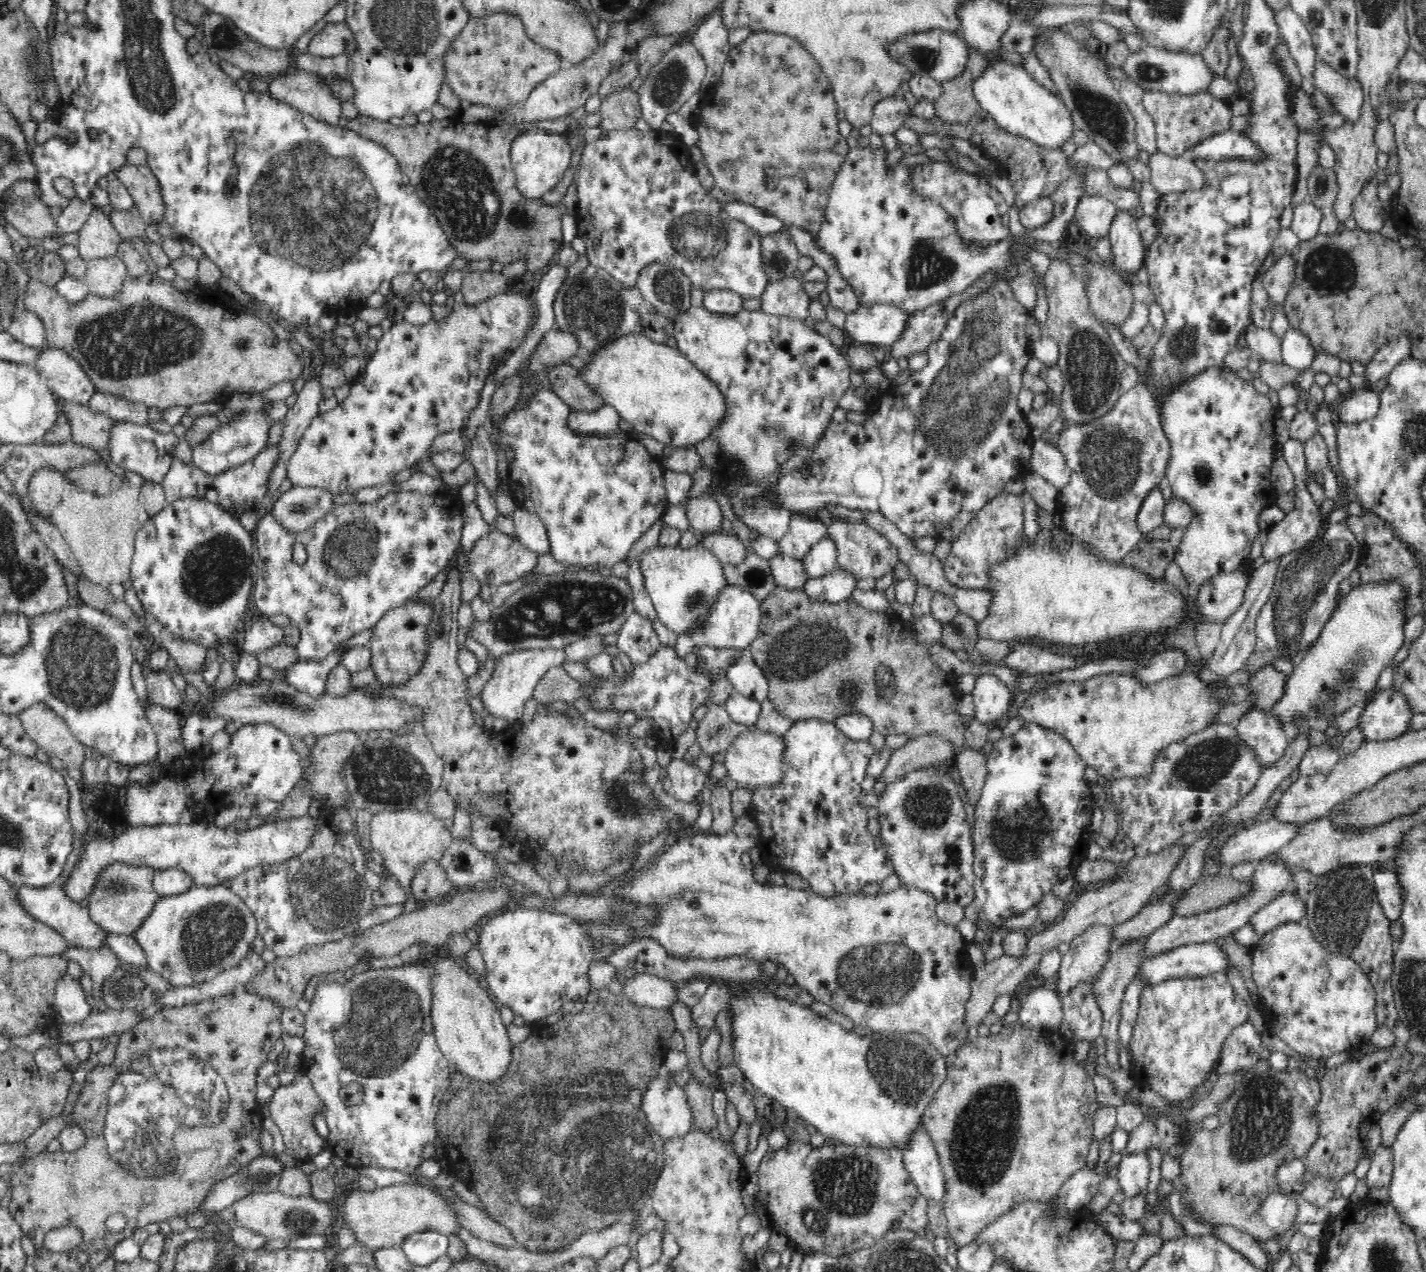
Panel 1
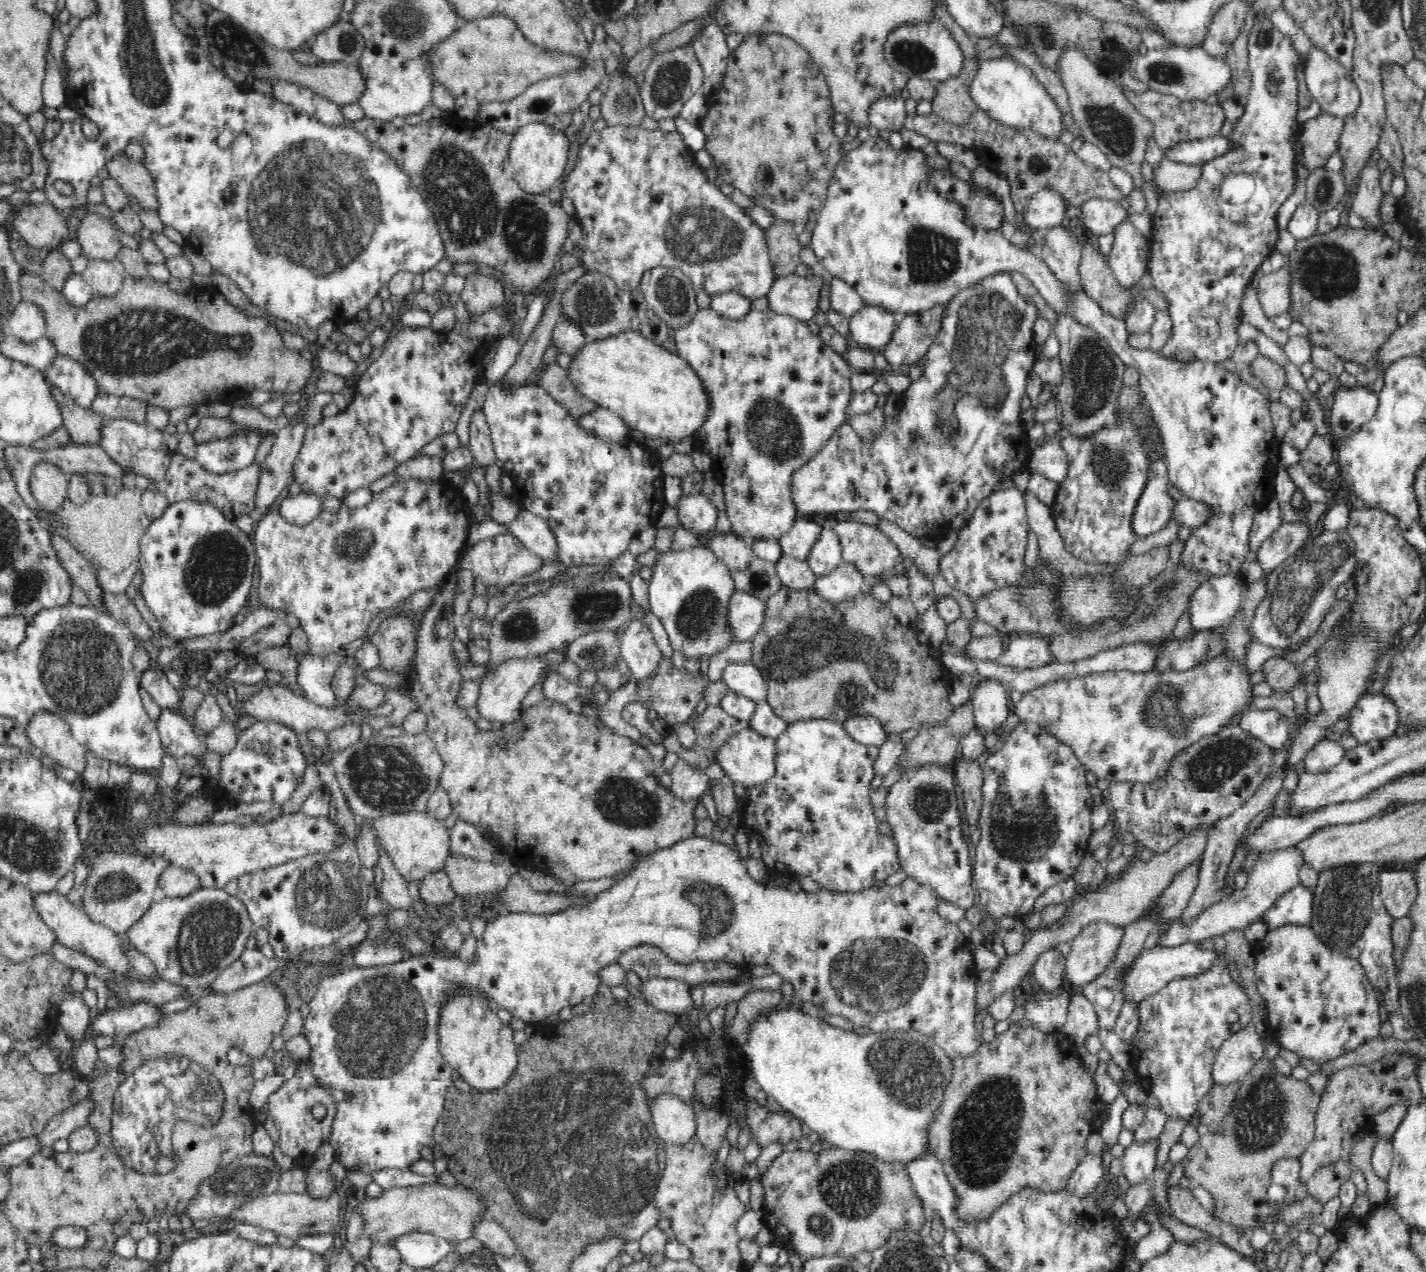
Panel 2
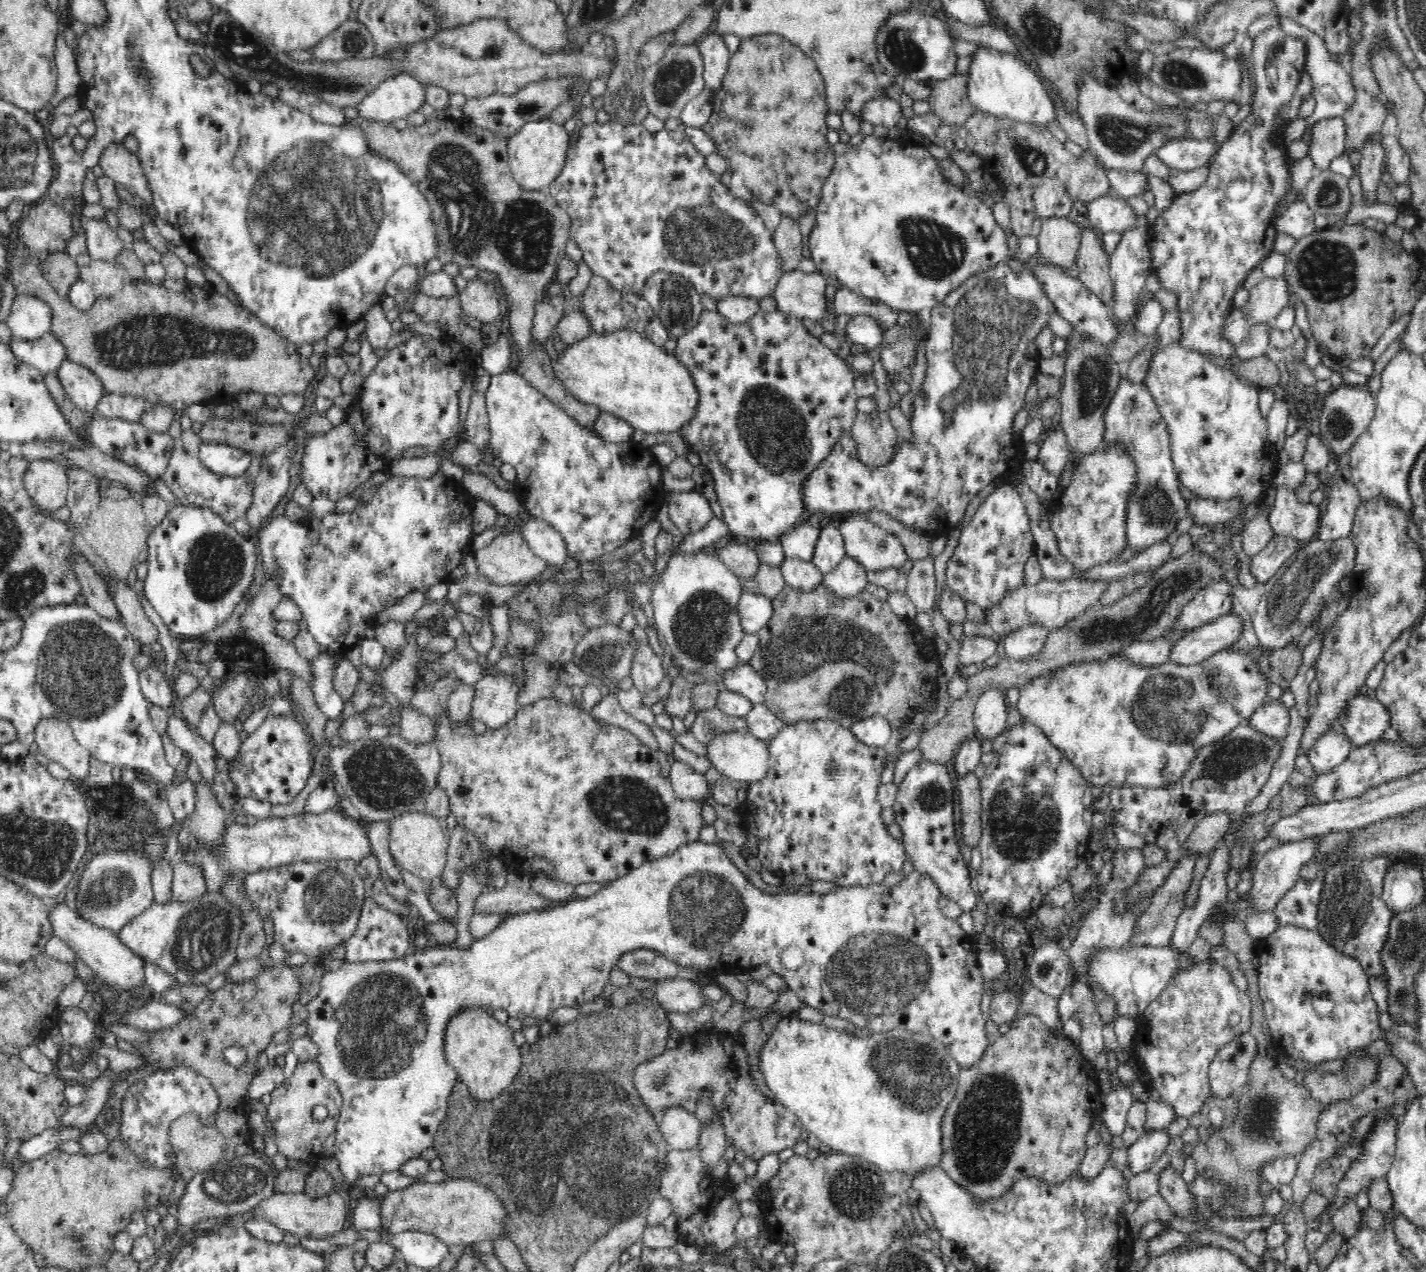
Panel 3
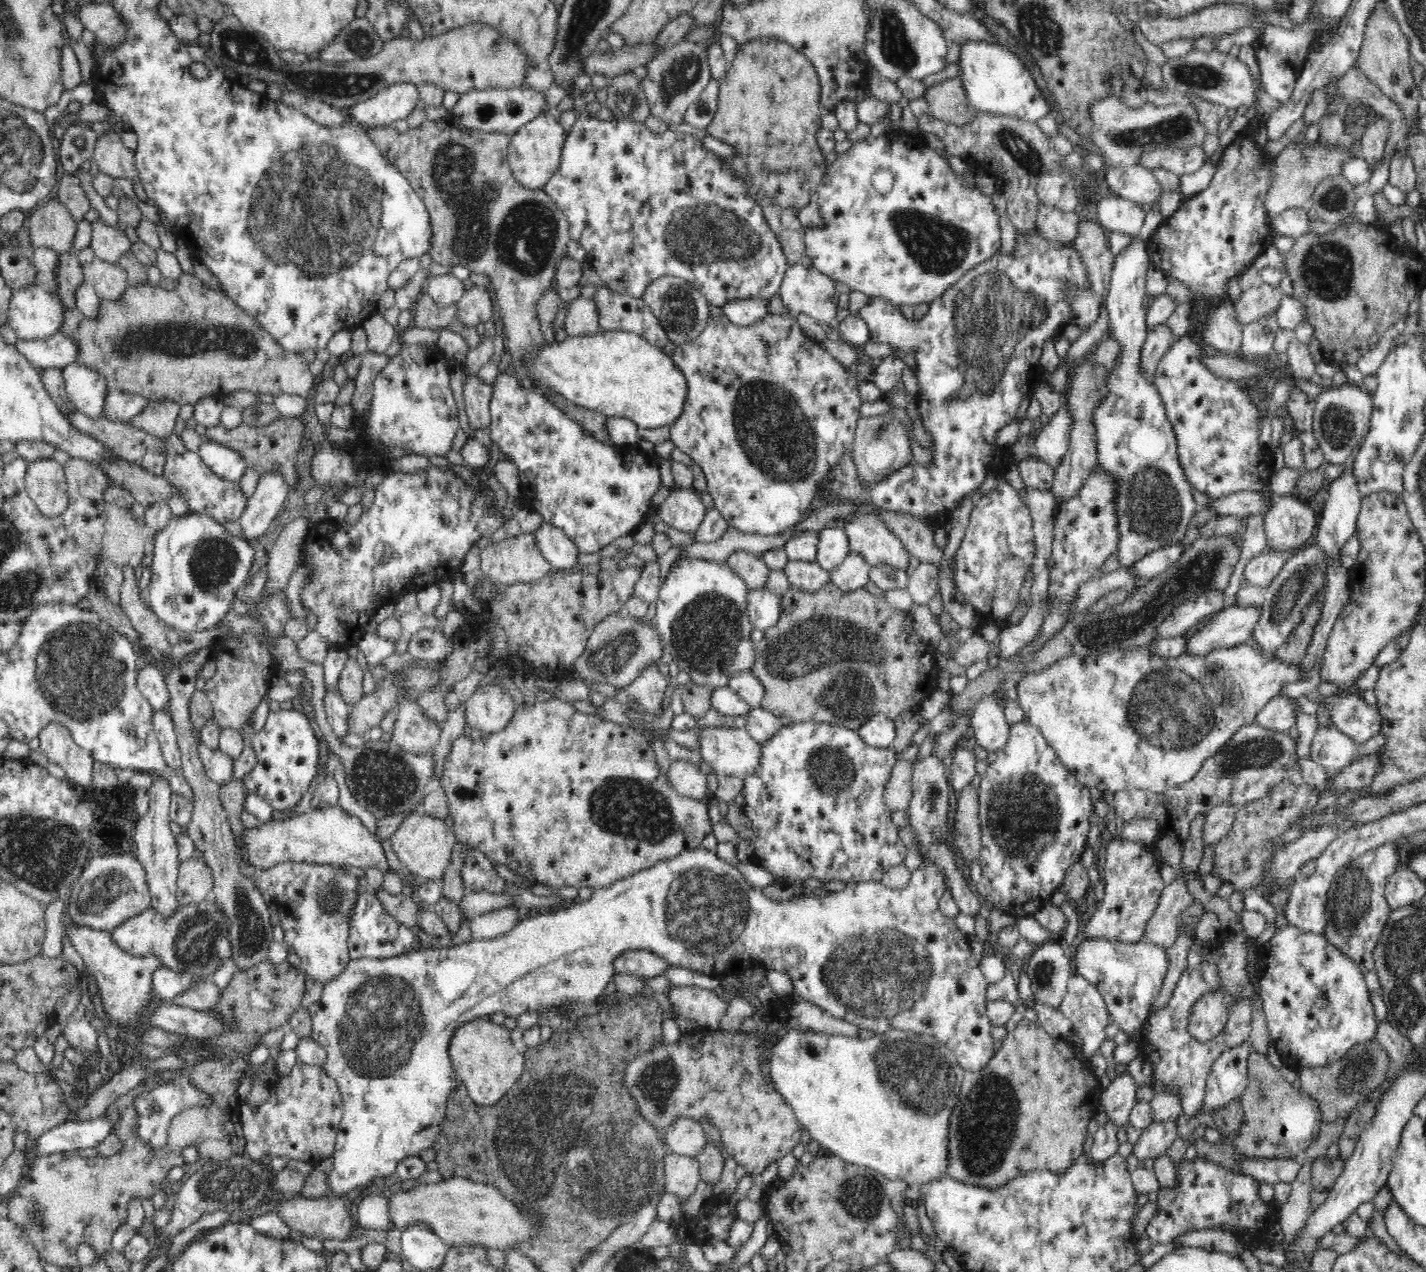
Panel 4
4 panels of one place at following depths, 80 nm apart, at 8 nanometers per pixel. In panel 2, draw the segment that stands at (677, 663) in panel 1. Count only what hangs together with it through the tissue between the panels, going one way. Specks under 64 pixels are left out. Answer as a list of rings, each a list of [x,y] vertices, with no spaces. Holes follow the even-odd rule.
[[[662,659],[659,661],[656,678],[640,684],[640,694],[642,694],[642,700],[648,702],[650,708],[654,712],[658,712],[658,716],[664,718],[666,722],[670,722],[670,724],[689,723],[692,712],[695,712],[694,708],[698,706],[700,700],[703,700],[703,693],[706,692],[706,686],[709,682],[706,678],[698,678],[686,670],[682,671],[680,667],[672,667],[671,660]]]

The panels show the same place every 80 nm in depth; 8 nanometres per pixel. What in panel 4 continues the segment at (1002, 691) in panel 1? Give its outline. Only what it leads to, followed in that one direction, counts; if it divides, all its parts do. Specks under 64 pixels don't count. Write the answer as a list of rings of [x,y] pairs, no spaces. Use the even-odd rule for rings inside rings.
[[[995,694],[985,696],[976,703],[970,716],[970,729],[977,745],[987,754],[1000,753],[1006,748],[1010,727]]]

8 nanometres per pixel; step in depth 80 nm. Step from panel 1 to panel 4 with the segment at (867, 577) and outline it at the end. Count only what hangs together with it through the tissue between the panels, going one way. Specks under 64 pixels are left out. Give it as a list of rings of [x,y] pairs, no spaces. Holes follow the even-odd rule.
[[[865,510],[857,519],[846,524],[844,532],[849,538],[849,550],[859,552],[871,566],[890,564],[908,569],[911,554],[902,541],[880,518],[877,511]]]

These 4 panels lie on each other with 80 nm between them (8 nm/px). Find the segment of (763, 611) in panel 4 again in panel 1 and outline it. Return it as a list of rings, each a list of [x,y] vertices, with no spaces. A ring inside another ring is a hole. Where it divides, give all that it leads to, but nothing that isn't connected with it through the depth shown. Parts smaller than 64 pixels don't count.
[[[728,585],[719,596],[719,601],[710,608],[707,617],[691,633],[681,634],[676,641],[676,657],[683,661],[696,646],[736,646],[748,648],[755,640],[761,626],[761,601],[742,587]]]

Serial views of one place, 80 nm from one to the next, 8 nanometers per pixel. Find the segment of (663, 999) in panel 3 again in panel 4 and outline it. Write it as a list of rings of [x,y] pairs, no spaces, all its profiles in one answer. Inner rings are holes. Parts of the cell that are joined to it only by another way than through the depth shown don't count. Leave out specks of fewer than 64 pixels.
[[[676,985],[670,990],[670,1001],[682,1016],[712,1030],[720,1029],[720,1021],[730,1006],[712,989]]]

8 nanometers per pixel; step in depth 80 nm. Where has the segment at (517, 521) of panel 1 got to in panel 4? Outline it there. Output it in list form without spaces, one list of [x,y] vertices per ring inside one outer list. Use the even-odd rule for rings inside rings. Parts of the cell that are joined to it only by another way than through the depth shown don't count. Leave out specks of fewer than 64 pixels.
[[[544,523],[535,531],[535,540],[553,570],[570,570],[578,564],[579,548],[561,528]]]

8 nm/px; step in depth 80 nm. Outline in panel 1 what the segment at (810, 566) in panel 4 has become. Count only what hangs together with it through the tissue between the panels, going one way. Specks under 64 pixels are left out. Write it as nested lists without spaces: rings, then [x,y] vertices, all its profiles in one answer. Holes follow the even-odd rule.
[[[778,553],[769,560],[769,563],[774,580],[788,590],[802,590],[805,588],[806,581],[810,579],[803,568],[803,561],[790,555]]]

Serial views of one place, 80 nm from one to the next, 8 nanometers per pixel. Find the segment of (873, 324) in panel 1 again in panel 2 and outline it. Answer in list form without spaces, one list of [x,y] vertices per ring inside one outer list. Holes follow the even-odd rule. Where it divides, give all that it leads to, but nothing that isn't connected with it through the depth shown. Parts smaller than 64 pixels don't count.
[[[866,307],[849,319],[849,335],[865,349],[881,349],[893,338],[901,316],[882,307]]]

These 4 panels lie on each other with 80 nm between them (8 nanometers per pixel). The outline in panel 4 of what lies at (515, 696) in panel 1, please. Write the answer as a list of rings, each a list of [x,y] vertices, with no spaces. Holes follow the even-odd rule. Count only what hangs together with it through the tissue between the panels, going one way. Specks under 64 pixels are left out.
[[[498,686],[476,689],[464,704],[466,729],[476,729],[482,736],[492,736],[510,723],[516,707],[512,697]]]

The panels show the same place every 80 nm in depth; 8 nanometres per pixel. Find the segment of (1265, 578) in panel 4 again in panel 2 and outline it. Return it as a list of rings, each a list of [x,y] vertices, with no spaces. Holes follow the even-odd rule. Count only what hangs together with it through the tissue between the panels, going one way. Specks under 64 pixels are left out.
[[[1281,525],[1270,538],[1263,541],[1256,553],[1256,561],[1262,569],[1262,576],[1269,576],[1287,556],[1292,556],[1311,538],[1310,527]]]

